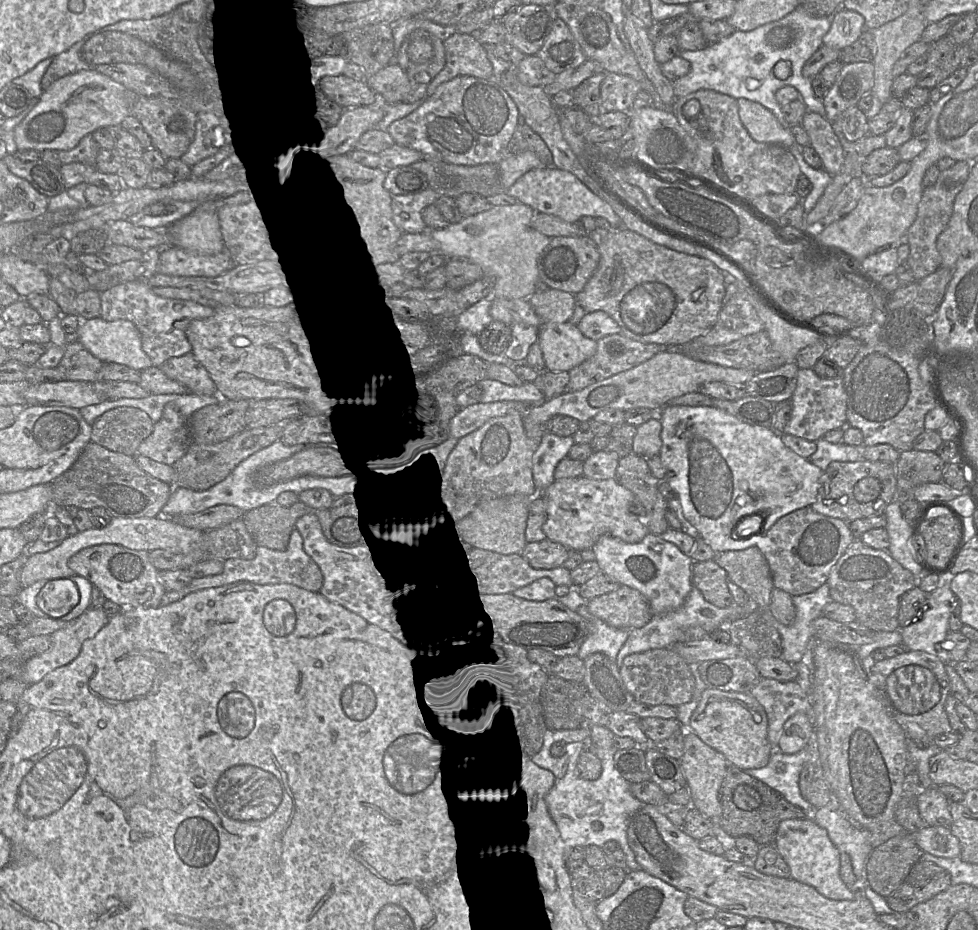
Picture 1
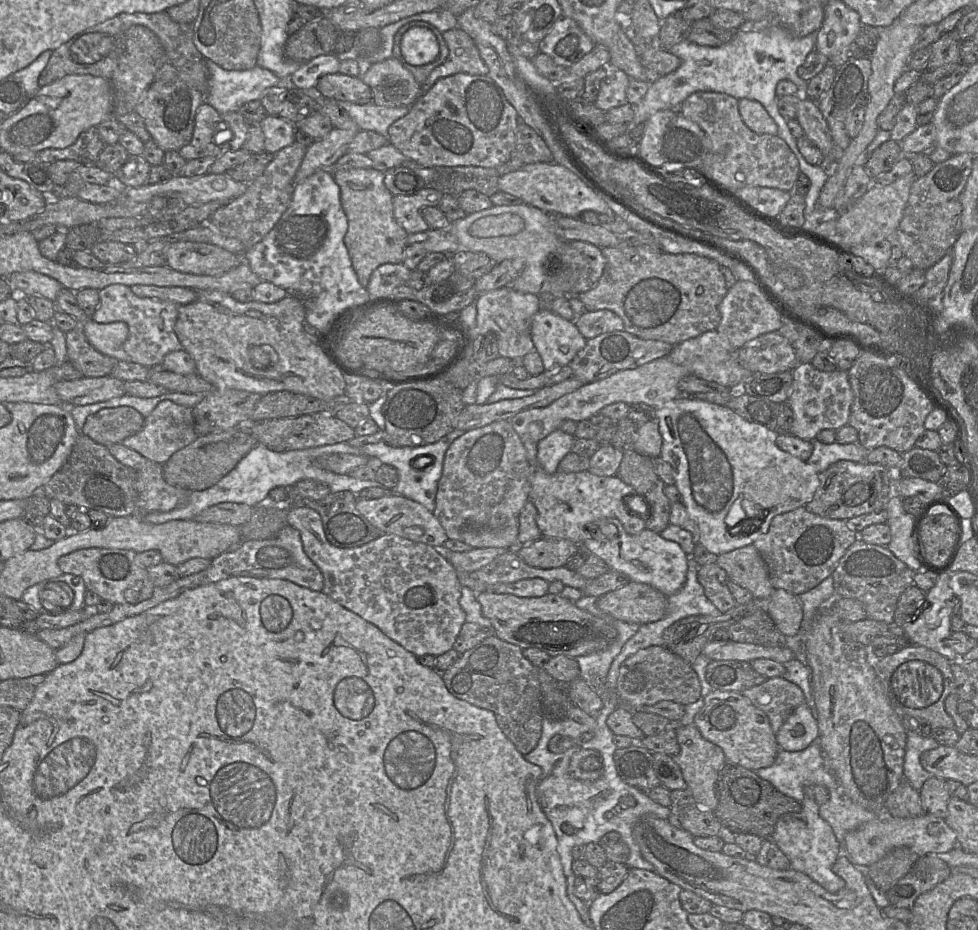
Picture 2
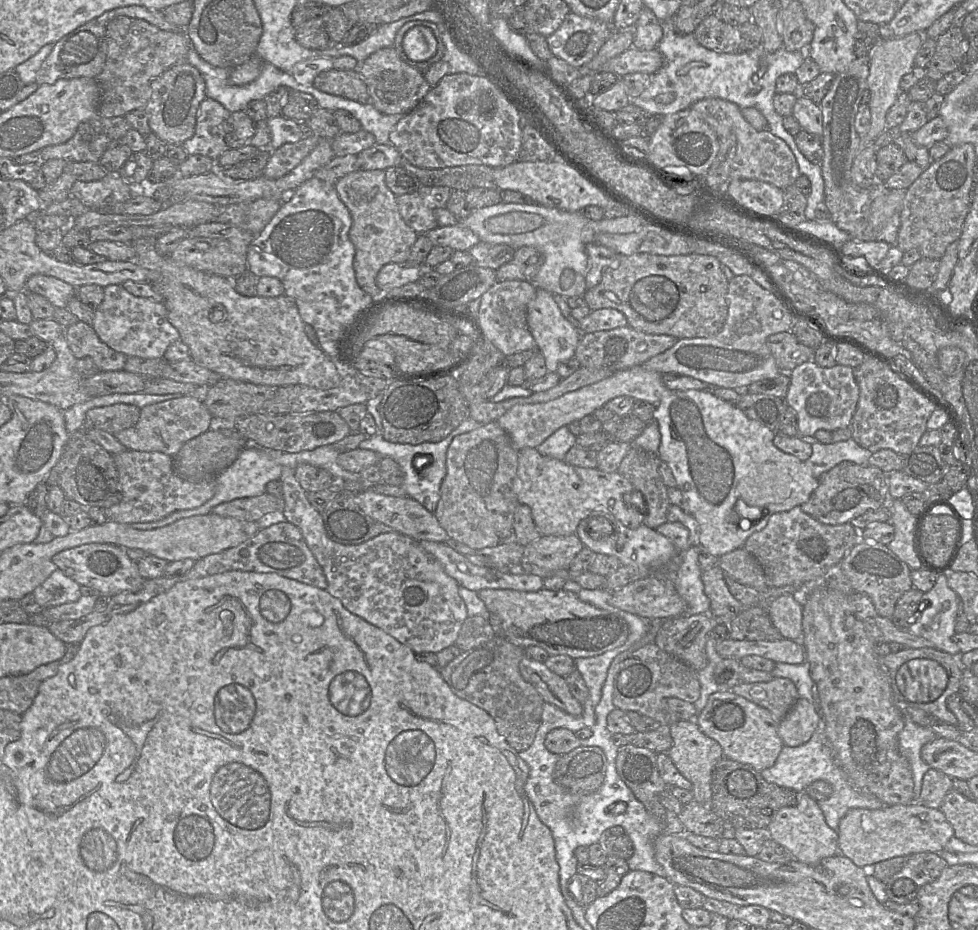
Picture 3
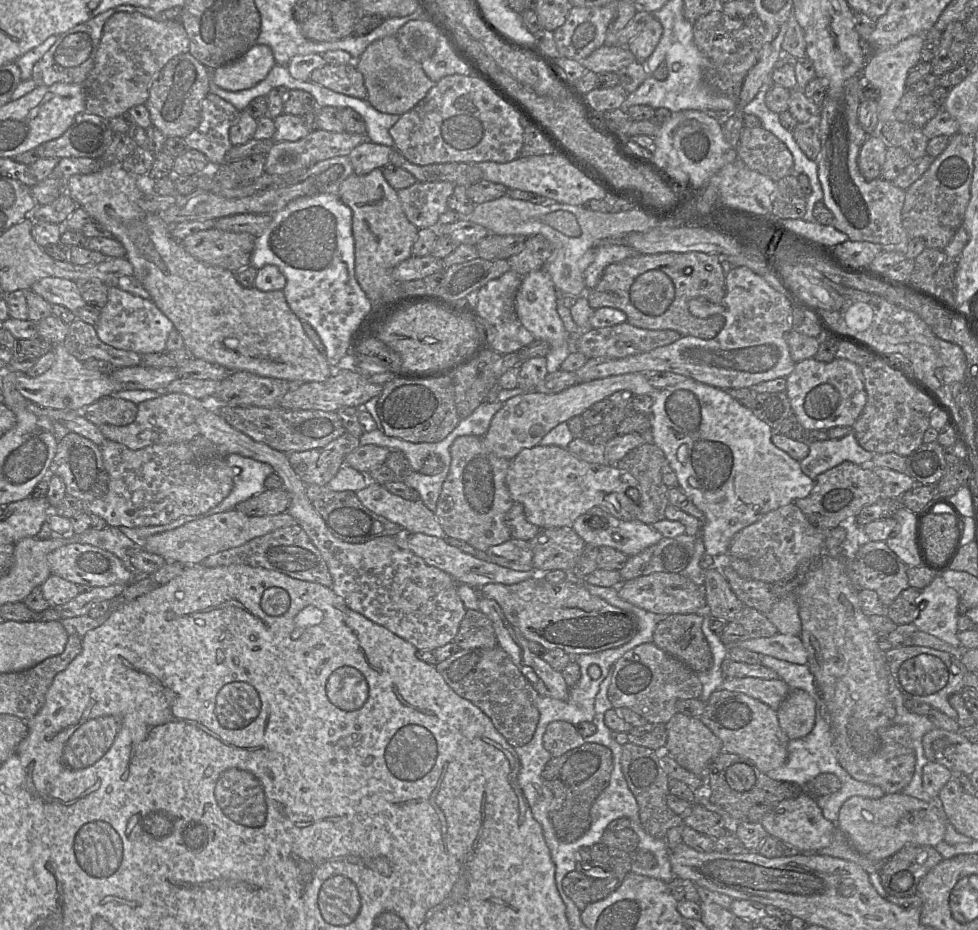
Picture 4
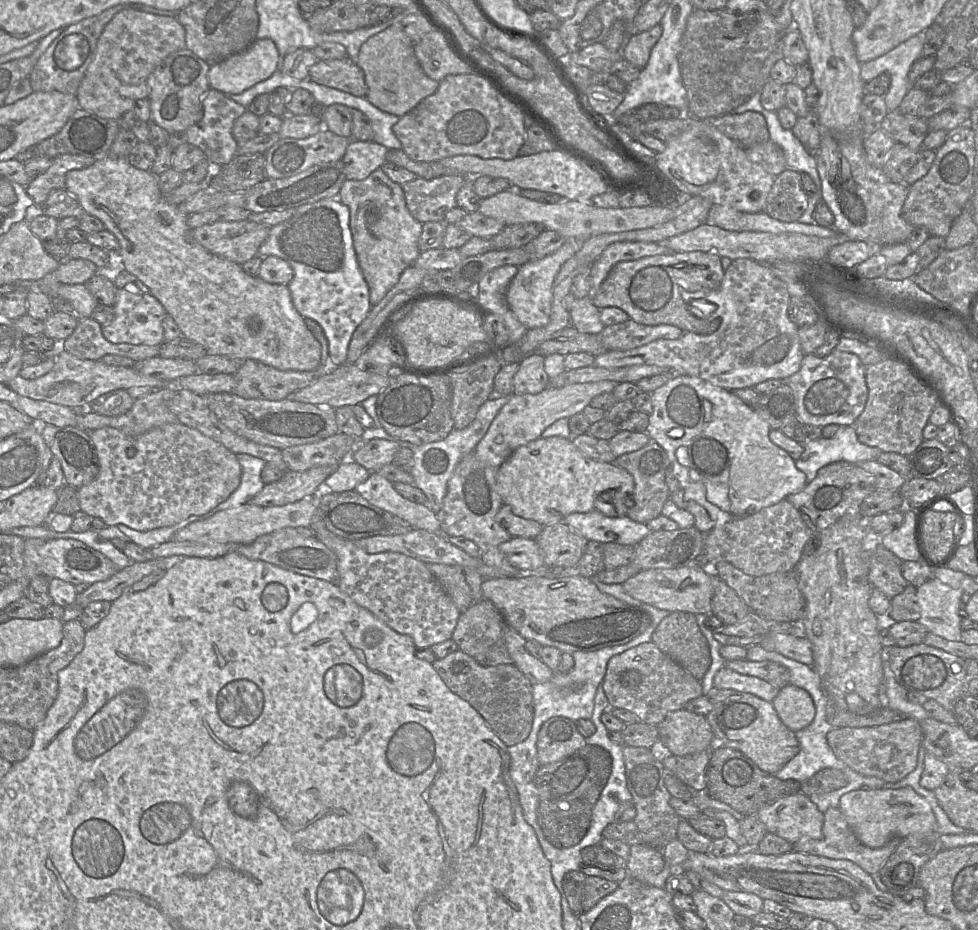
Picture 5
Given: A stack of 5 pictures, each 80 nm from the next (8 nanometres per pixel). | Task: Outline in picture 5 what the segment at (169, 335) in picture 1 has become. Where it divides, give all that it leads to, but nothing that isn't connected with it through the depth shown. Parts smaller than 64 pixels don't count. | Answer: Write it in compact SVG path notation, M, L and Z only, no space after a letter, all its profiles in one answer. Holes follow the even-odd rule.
M117 288L113 309L113 320L102 326L102 334L109 342L149 346L161 346L165 342L162 320L166 311L149 292L143 293L137 288L129 288L128 290Z

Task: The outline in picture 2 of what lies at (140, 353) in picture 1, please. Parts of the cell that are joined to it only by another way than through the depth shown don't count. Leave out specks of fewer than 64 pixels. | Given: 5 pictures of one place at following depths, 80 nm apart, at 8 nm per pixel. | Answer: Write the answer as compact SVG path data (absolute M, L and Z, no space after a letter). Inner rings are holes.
M88 319L80 324L88 342L104 355L118 361L128 361L123 344L128 336L128 326L124 322L96 323Z

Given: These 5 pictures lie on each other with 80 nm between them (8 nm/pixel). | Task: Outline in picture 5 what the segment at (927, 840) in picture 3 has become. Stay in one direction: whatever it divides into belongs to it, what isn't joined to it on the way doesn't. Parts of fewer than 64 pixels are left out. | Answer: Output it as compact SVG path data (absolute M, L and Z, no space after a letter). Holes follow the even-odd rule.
M911 787L853 790L840 798L839 808L858 840L870 848L880 848L893 838L937 831L931 806Z

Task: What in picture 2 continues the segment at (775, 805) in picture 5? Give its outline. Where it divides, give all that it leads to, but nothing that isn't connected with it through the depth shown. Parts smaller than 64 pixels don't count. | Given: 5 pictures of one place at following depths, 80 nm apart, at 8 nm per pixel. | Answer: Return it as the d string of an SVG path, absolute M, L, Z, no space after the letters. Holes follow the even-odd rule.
M805 786L800 812L785 814L777 821L771 840L787 856L792 869L808 875L825 890L835 893L845 886L844 880L832 871L833 864L842 853L842 846L831 826L820 817L819 805L813 794L814 786Z

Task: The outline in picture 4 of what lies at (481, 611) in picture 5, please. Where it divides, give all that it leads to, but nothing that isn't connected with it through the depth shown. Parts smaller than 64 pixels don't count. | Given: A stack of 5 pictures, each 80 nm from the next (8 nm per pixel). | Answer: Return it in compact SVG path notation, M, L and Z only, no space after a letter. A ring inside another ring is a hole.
M466 610L453 642L460 649L492 649L498 641L490 619L480 610Z

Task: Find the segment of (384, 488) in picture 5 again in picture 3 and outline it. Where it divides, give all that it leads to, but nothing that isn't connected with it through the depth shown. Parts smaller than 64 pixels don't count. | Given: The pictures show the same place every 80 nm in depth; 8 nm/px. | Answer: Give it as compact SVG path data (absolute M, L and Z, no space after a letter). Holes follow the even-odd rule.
M364 490L356 495L357 504L371 518L391 527L395 532L419 542L423 540L447 542L449 538L433 513L410 497L395 497Z

